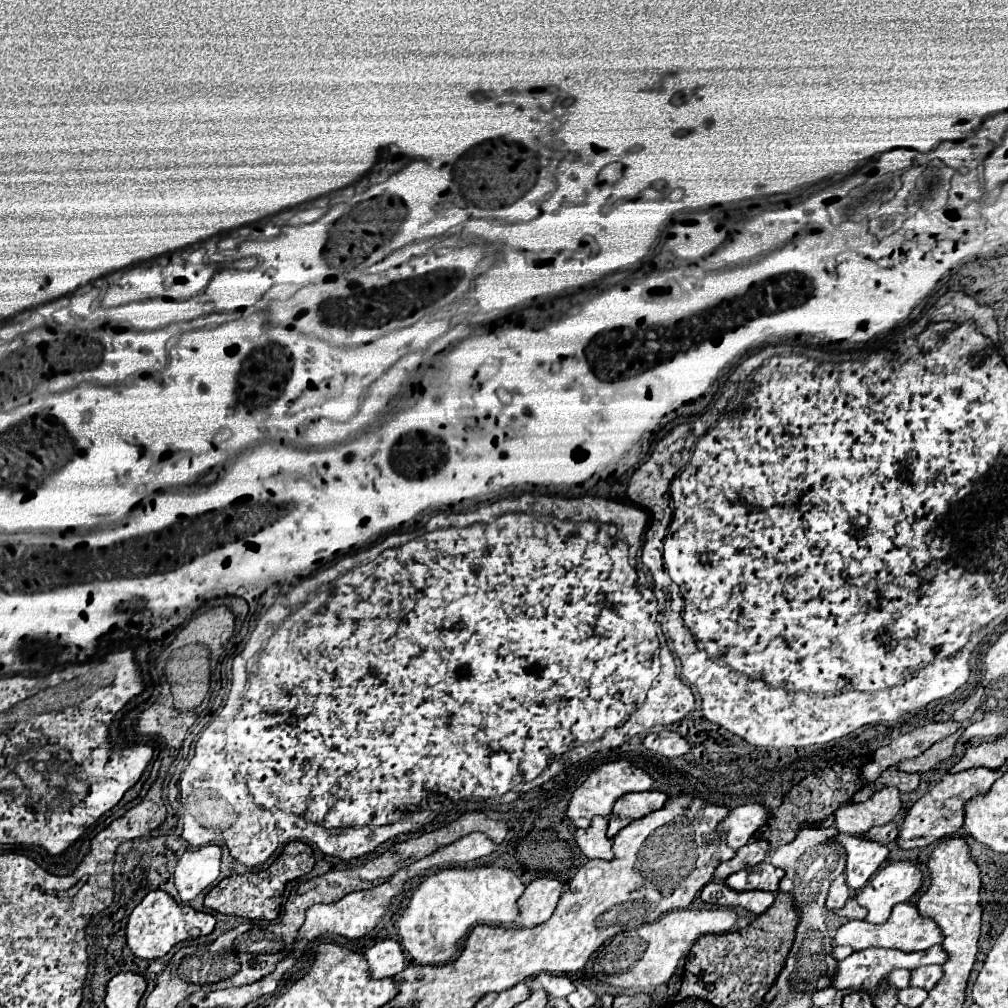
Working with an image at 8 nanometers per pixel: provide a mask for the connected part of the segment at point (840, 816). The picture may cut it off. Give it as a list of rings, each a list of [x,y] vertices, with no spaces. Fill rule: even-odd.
[[[883,788],[867,802],[847,804],[835,812],[835,826],[839,832],[865,834],[873,826],[893,822],[901,812],[901,796],[897,788]]]

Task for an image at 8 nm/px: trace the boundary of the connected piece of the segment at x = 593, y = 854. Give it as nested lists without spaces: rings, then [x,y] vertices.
[[[597,816],[593,818],[589,828],[577,830],[575,840],[587,858],[613,860],[613,850],[611,850],[613,842],[607,838],[607,824],[609,824],[609,818]]]

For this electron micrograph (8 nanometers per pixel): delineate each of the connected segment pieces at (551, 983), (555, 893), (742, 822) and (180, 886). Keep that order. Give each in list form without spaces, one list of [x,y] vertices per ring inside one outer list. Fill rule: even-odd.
[[[539,974],[535,980],[549,992],[549,996],[559,996],[559,998],[563,998],[563,996],[569,996],[569,994],[575,990],[573,982],[571,982],[567,976]]]
[[[555,878],[533,880],[517,902],[521,910],[521,926],[535,928],[547,922],[561,898],[561,892],[563,892],[561,882]]]
[[[749,802],[731,810],[731,814],[719,824],[719,830],[727,830],[727,844],[733,850],[745,846],[757,832],[771,818],[771,810],[759,802]]]
[[[215,844],[187,850],[175,866],[175,888],[181,902],[193,900],[205,888],[209,888],[219,876],[221,848]]]

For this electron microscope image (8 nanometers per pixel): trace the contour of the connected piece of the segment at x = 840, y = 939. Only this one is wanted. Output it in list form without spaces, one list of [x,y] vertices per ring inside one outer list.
[[[903,902],[893,906],[893,912],[885,924],[869,924],[865,920],[849,920],[837,930],[835,944],[841,946],[851,946],[853,950],[865,950],[869,946],[877,948],[895,948],[901,952],[917,952],[917,950],[927,950],[935,944],[943,942],[943,934],[937,928],[937,924],[931,918],[921,918],[917,914],[917,906],[911,902]]]

